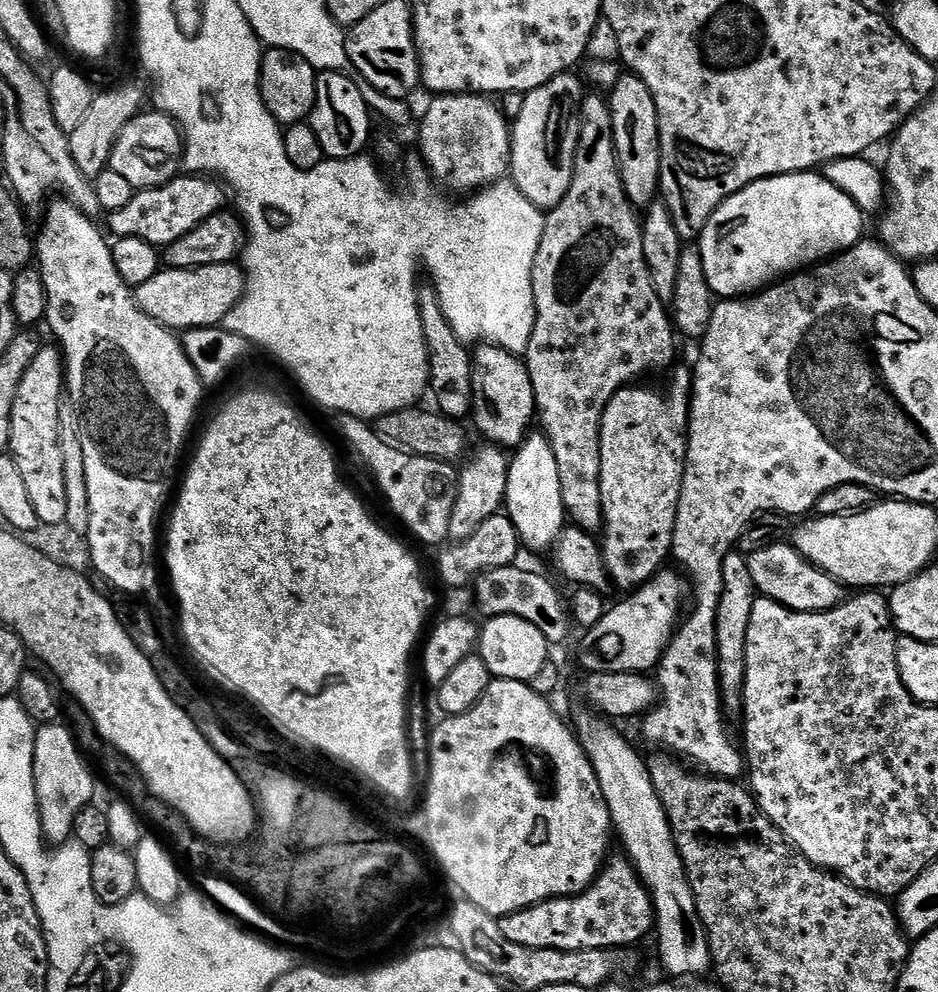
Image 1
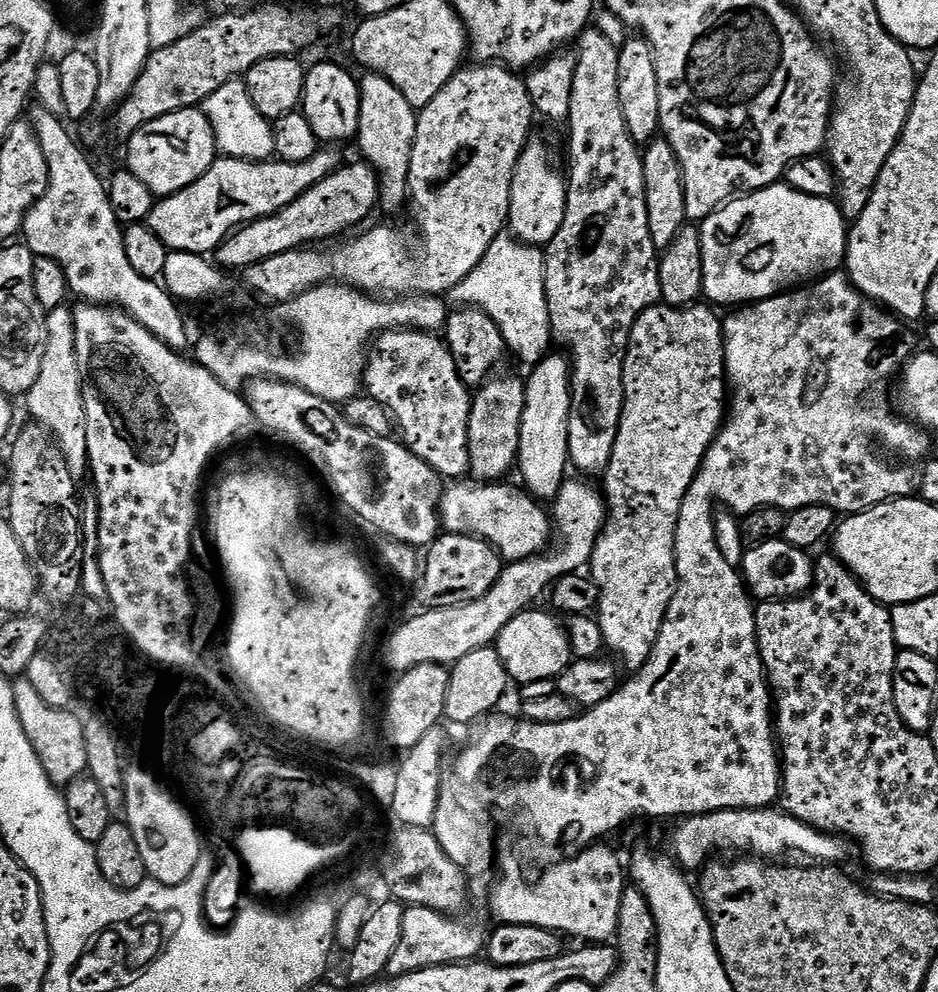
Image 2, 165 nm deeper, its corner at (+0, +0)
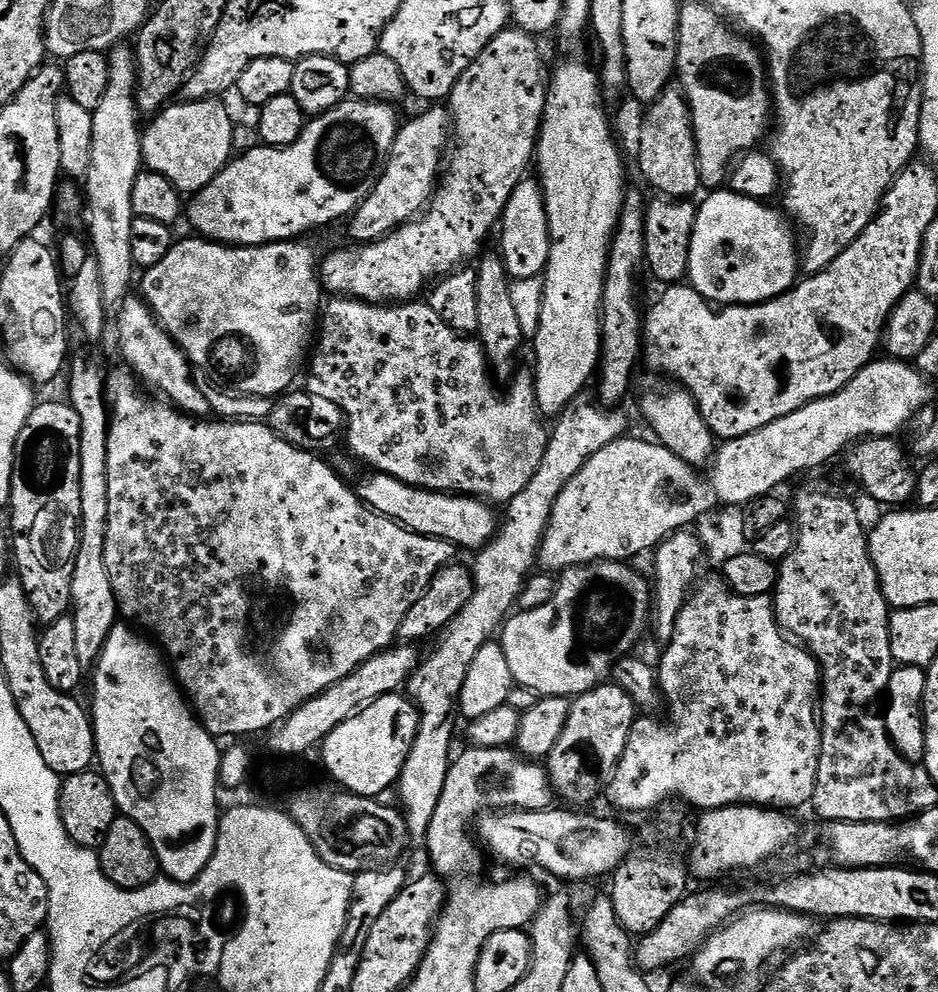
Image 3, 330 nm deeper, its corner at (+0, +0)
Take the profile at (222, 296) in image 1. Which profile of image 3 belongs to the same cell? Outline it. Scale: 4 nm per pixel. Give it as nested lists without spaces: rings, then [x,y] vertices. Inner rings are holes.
[[[512,26],[499,32],[482,54],[470,62],[446,101],[450,109],[450,128],[454,133],[454,143],[450,148],[452,157],[449,160],[447,157],[446,167],[426,211],[381,240],[356,247],[360,249],[344,248],[341,252],[332,252],[325,260],[323,257],[318,264],[318,275],[325,293],[332,292],[328,294],[381,306],[408,302],[419,297],[416,295],[420,291],[423,293],[437,278],[457,271],[481,255],[480,247],[487,242],[491,232],[493,235],[504,215],[506,202],[510,202],[510,194],[514,194],[521,180],[525,179],[527,172],[524,171],[530,168],[536,155],[536,141],[540,138],[540,124],[544,120],[544,107],[548,101],[544,60],[540,57],[536,40],[533,33],[521,32]]]

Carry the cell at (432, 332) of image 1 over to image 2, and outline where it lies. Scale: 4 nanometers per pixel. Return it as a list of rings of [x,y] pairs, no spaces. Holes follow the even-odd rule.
[[[365,75],[365,80],[359,81],[360,86],[360,113],[358,114],[358,130],[355,143],[360,144],[363,163],[374,169],[380,177],[379,207],[388,212],[396,212],[400,207],[409,203],[408,175],[410,174],[410,154],[414,154],[414,134],[416,133],[417,109],[406,102],[406,98],[398,91],[398,86],[381,76]]]

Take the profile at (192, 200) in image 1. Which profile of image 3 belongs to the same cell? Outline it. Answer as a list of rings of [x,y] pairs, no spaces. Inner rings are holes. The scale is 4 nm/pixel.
[[[349,98],[320,116],[305,123],[298,142],[289,148],[257,146],[241,151],[228,161],[206,187],[186,204],[186,220],[192,223],[197,237],[238,248],[253,248],[259,244],[278,244],[304,238],[315,228],[324,228],[335,220],[351,217],[361,202],[372,193],[379,182],[388,155],[396,141],[398,119],[391,103],[379,100]]]

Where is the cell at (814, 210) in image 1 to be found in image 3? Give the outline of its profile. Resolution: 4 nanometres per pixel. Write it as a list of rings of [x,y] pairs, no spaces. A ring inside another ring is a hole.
[[[716,190],[701,203],[696,210],[696,221],[694,222],[694,234],[690,242],[690,266],[688,267],[688,280],[693,288],[698,290],[698,294],[702,294],[705,300],[716,306],[727,306],[730,304],[762,304],[765,300],[772,300],[776,296],[782,295],[783,292],[792,291],[797,283],[798,275],[802,268],[802,256],[798,251],[798,240],[796,244],[796,236],[792,233],[793,225],[791,223],[784,224],[785,217],[779,211],[771,212],[767,203],[751,200],[745,196],[740,196],[737,192],[731,190]]]

